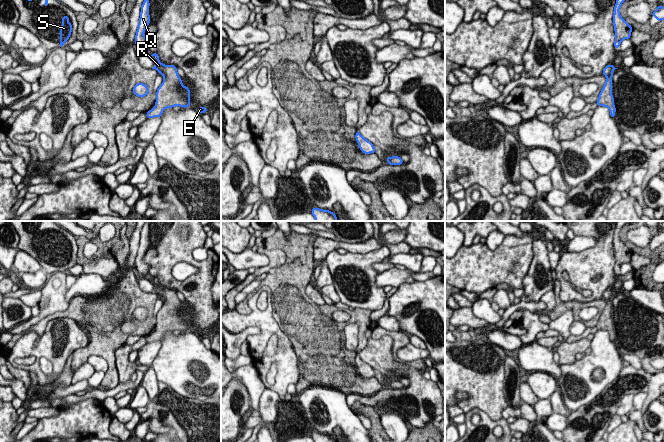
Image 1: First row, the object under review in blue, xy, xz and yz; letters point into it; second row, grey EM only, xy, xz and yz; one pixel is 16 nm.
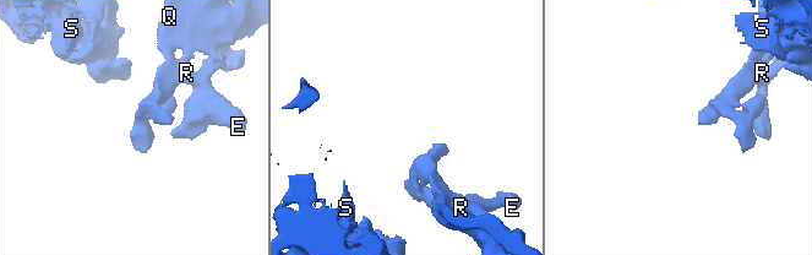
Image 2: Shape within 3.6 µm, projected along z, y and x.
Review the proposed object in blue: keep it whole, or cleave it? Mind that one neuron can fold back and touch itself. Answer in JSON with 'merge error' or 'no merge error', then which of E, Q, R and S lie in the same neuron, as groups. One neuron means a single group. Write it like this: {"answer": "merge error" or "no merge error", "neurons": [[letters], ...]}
{"answer": "no merge error", "neurons": [["E", "Q", "R", "S"]]}

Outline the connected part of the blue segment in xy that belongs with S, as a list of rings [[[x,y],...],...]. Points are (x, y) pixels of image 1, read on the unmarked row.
[[[68,240],[62,241],[62,249],[60,250],[60,272],[63,272],[63,268],[68,265],[70,258],[72,257],[72,248],[69,246]]]

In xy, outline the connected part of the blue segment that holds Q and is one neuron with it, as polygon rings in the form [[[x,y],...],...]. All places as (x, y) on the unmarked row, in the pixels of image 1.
[[[146,221],[141,230],[139,248],[135,259],[136,271],[143,277],[148,275],[150,268],[150,265],[144,260],[144,256],[151,245],[149,239],[149,230],[149,221]]]

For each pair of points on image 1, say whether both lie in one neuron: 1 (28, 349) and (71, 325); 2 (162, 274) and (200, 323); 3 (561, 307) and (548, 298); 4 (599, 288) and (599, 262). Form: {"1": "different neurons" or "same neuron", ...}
{"1": "same neuron", "2": "same neuron", "3": "different neurons", "4": "same neuron"}

